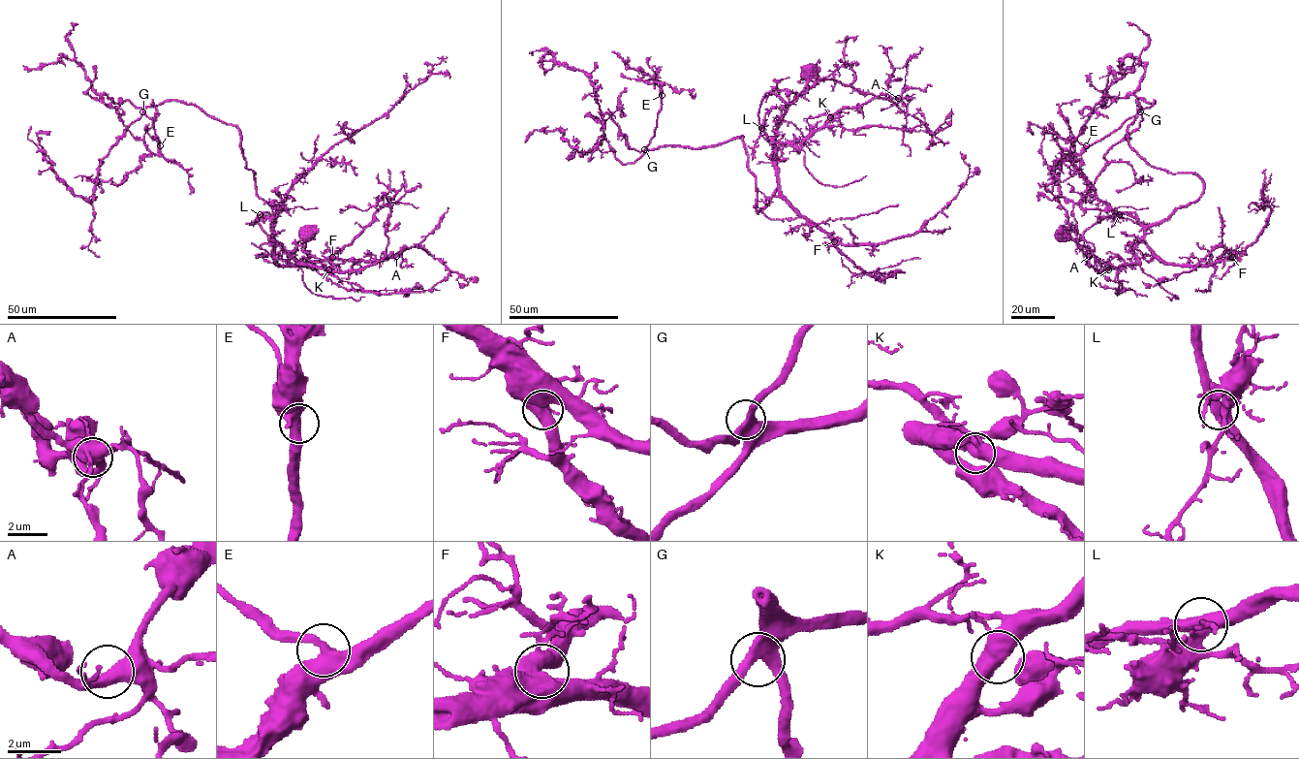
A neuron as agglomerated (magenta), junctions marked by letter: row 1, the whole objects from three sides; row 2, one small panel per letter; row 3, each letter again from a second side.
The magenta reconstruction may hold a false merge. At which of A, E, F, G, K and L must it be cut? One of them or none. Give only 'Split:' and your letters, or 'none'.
Split: none

